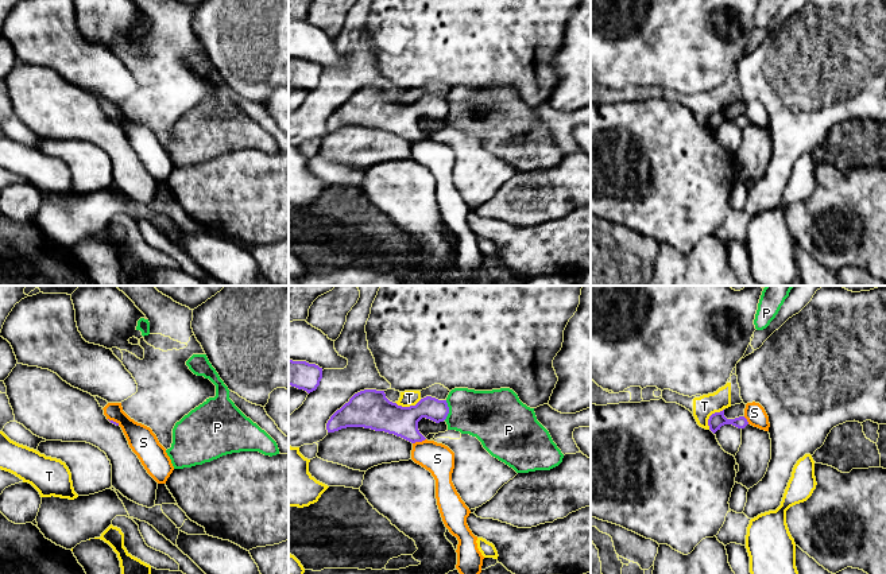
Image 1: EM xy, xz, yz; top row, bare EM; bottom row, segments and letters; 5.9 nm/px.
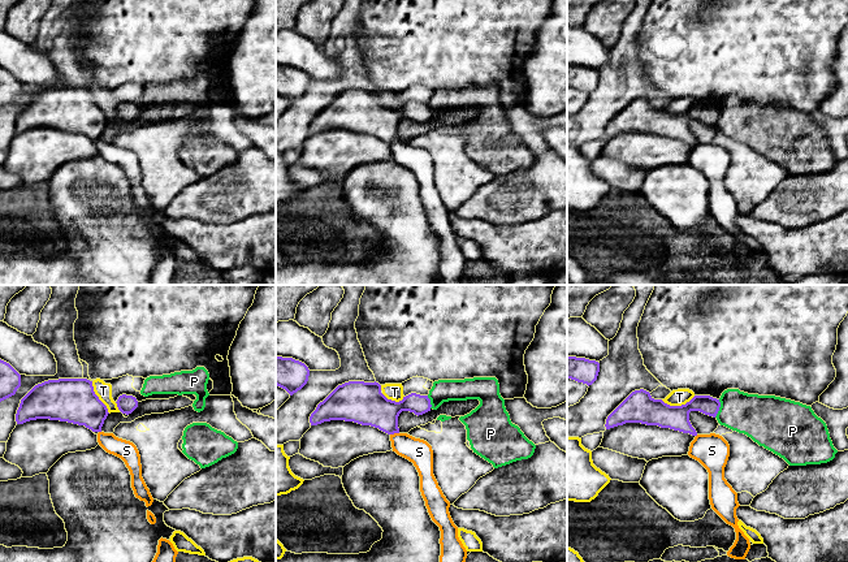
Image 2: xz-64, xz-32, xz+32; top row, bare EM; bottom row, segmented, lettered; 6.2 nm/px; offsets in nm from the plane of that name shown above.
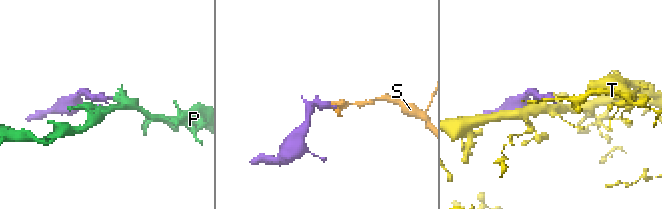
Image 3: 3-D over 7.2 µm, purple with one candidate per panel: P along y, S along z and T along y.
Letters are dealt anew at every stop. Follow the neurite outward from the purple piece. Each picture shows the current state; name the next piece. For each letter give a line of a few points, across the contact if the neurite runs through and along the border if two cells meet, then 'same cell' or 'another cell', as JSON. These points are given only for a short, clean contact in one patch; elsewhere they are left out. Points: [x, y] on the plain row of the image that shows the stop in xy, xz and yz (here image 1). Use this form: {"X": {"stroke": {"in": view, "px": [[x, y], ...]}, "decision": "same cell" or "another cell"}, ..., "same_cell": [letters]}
{"P": {"stroke": {"in": "xz", "px": [[447, 99], [448, 113], [444, 117]]}, "decision": "another cell"}, "S": {"stroke": {"in": "xz", "px": [[425, 136], [413, 142]]}, "decision": "another cell"}, "T": {"stroke": {"in": "yz", "px": [[723, 107], [710, 115], [708, 127]]}, "decision": "another cell"}, "same_cell": []}

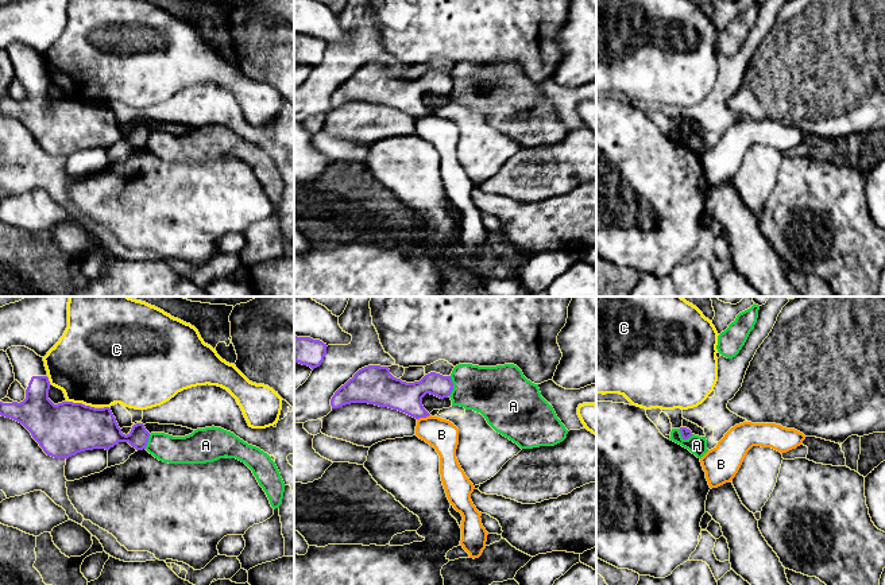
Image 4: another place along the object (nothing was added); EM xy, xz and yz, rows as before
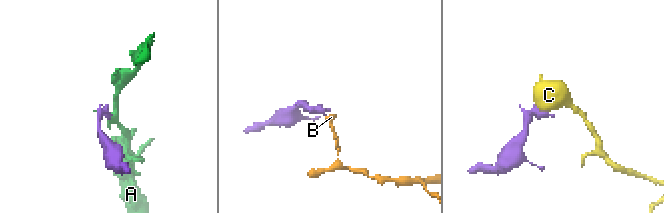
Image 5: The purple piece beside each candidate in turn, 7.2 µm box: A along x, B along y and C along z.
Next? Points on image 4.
{"A": {"stroke": {"in": "xz", "px": [[451, 74], [452, 89], [448, 93]]}, "decision": "another cell"}, "B": {"stroke": {"in": "xz", "px": [[429, 112], [417, 117]]}, "decision": "another cell"}, "C": {"decision": "another cell"}, "same_cell": []}

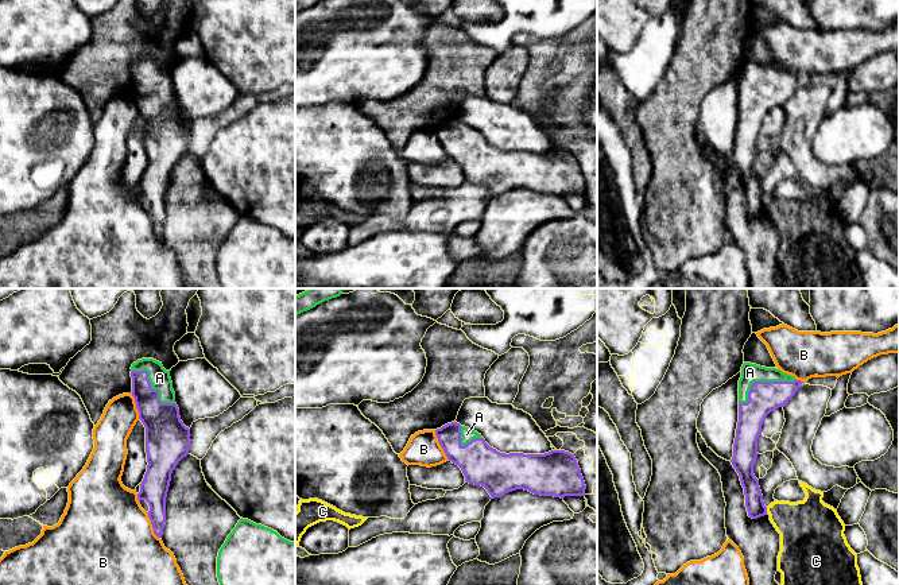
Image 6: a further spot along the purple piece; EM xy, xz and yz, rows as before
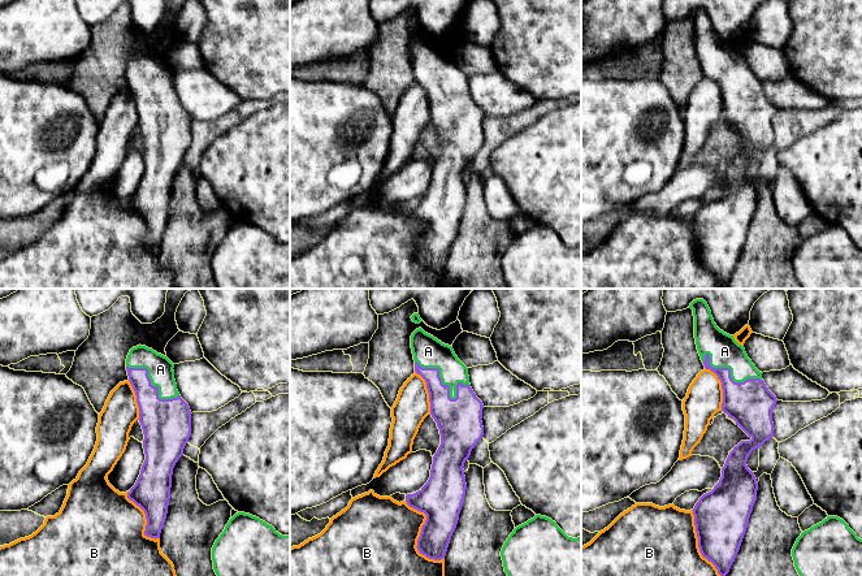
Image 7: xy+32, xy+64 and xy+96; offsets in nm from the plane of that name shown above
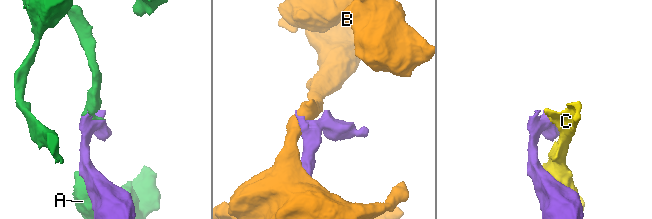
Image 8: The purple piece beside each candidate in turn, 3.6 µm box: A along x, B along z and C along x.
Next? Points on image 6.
{"A": {"decision": "same cell"}, "B": {"decision": "another cell"}, "C": {"decision": "another cell"}, "same_cell": ["A"]}

